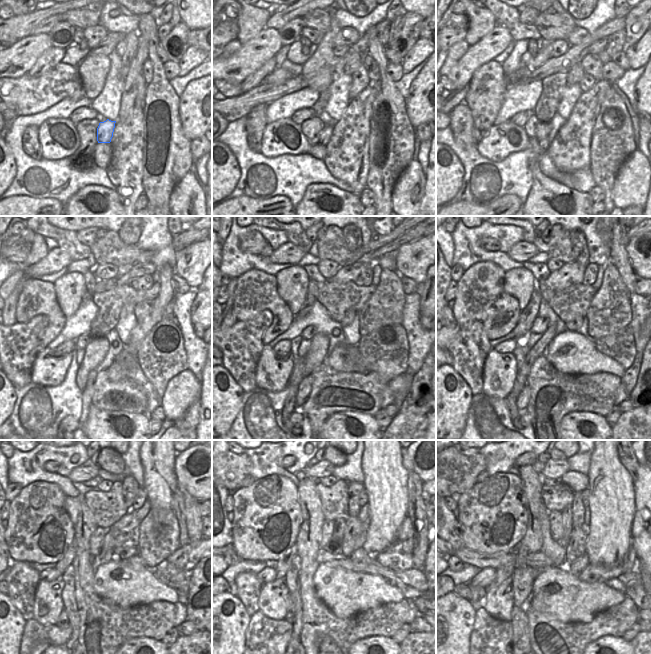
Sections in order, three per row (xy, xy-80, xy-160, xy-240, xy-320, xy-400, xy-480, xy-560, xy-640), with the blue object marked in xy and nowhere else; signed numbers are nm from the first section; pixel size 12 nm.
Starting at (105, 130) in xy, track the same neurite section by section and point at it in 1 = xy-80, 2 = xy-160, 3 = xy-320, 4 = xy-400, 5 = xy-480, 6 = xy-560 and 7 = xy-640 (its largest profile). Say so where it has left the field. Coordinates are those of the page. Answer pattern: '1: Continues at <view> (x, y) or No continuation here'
1: Continues at xy-80 (325, 135)
2: Continues at xy-160 (544, 143)
3: Continues at xy-320 (304, 389)
4: Continues at xy-400 (524, 397)
5: Continues at xy-480 (34, 633)
6: Continues at xy-560 (266, 638)
7: Continues at xy-640 (490, 640).

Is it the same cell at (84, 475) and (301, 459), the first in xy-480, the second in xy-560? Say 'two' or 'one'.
two

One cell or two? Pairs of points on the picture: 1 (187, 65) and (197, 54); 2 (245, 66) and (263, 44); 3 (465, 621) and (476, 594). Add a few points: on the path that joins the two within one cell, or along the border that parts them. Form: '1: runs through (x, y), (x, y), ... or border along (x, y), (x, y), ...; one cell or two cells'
1: runs through (189, 62), (194, 57); one cell
2: runs through (249, 61), (261, 49); one cell
3: border along (468, 601), (476, 610); two cells

